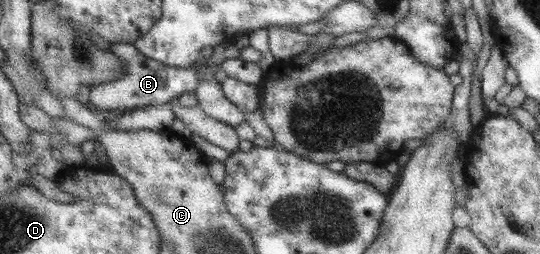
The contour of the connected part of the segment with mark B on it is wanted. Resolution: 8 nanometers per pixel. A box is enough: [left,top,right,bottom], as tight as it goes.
[90,42,198,121]

